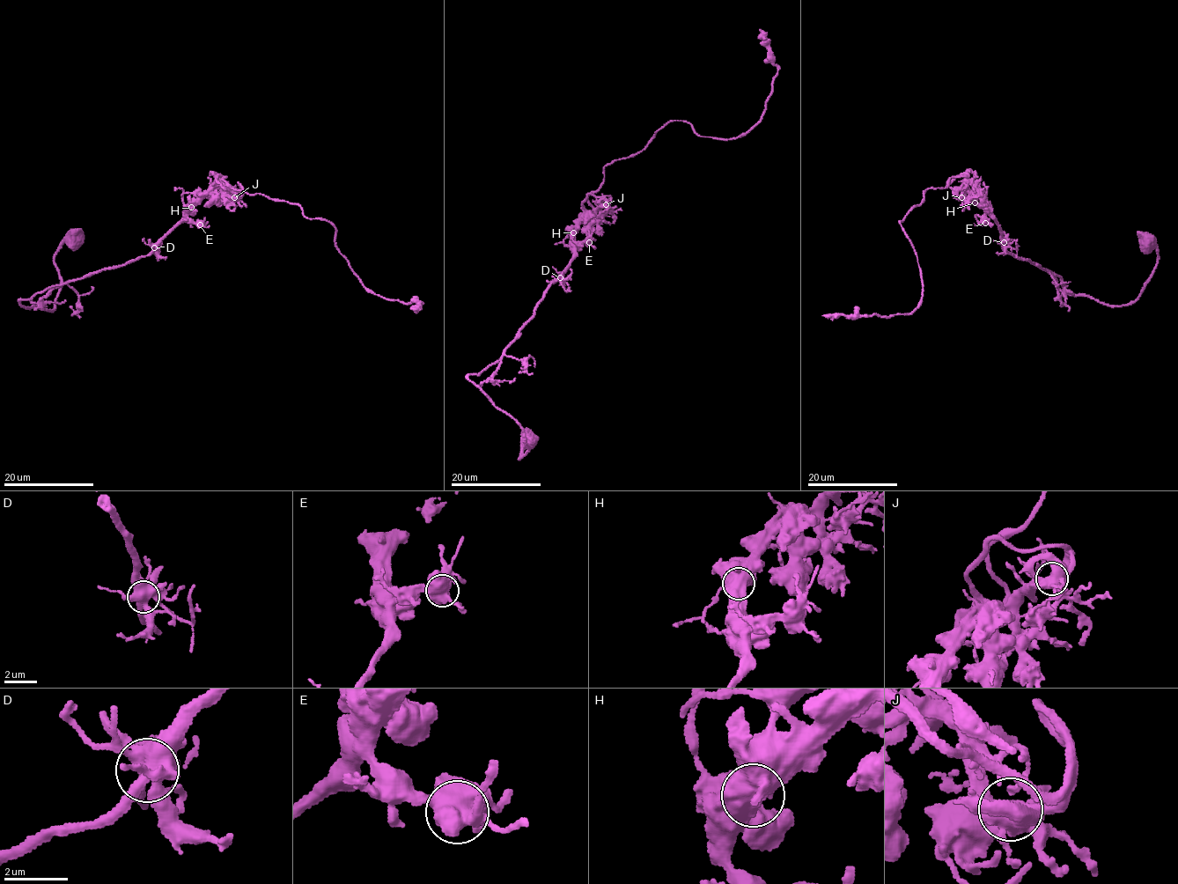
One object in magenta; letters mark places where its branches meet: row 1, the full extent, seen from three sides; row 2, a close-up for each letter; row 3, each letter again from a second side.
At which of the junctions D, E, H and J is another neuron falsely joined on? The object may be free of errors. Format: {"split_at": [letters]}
{"split_at": []}

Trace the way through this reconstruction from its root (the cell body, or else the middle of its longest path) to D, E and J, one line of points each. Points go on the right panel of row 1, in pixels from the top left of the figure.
D: (1145, 243), (1156, 248), (1157, 265), (1140, 296), (1118, 305), (1063, 292), (1053, 274), (1009, 254), (1004, 242)
E: (1145, 243), (1157, 265), (1140, 296), (1106, 305), (1063, 292), (1053, 274), (1006, 253), (987, 214), (985, 223)
J: (1145, 243), (1157, 265), (1140, 296), (1106, 305), (1063, 292), (1053, 274), (1006, 253), (967, 183), (961, 198)

